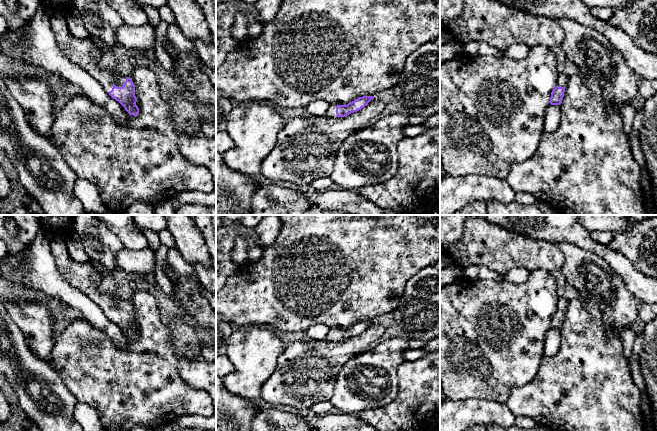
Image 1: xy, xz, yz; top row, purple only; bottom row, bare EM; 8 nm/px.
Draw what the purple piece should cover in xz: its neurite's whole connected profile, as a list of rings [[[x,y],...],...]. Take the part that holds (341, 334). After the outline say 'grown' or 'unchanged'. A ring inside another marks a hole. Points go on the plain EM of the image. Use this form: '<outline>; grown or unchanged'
[[[363,320],[355,323],[347,329],[330,328],[326,340],[345,341],[351,337],[357,336],[368,329],[374,323],[374,320]]]; grown

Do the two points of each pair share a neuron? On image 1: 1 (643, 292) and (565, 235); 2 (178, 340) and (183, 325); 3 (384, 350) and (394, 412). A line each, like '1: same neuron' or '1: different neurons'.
1: same neuron
2: same neuron
3: different neurons

